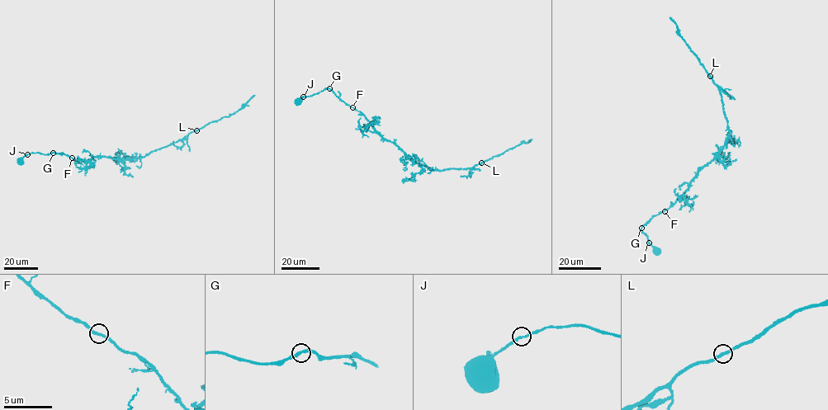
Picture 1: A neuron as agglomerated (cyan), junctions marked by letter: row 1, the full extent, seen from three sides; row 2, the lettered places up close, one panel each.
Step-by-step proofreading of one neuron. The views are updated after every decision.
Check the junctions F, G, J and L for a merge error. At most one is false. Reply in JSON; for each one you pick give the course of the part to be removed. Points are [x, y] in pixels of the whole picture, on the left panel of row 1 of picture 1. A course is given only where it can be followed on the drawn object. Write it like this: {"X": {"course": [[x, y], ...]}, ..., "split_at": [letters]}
{"split_at": []}

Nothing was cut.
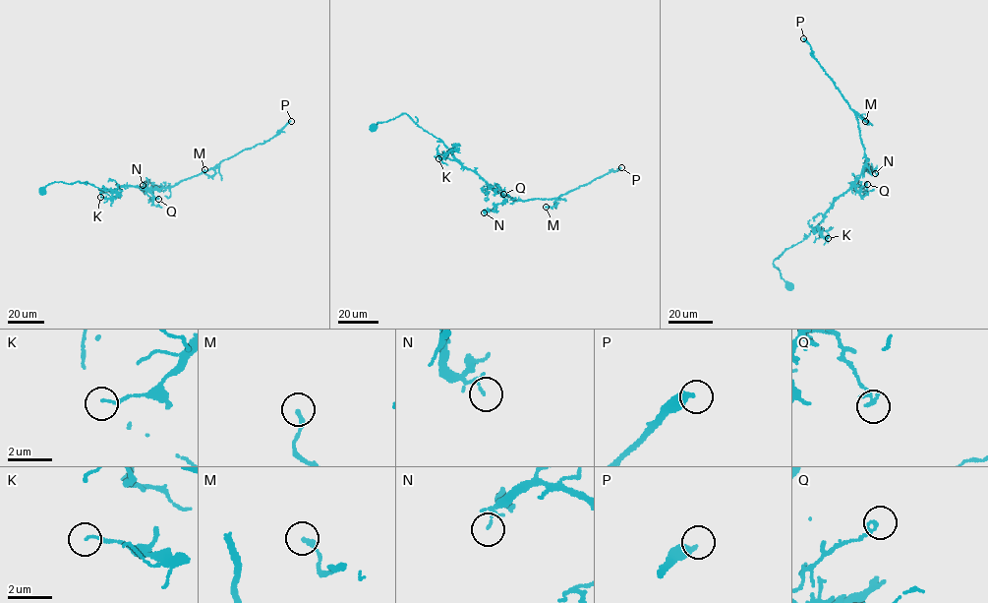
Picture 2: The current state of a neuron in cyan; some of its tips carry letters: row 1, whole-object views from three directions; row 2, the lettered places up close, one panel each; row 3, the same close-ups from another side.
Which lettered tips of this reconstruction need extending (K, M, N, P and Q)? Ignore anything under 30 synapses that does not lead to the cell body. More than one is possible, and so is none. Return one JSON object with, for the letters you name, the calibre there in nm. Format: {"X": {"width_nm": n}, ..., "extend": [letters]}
{"P": {"width_nm": 340}, "extend": ["P"]}

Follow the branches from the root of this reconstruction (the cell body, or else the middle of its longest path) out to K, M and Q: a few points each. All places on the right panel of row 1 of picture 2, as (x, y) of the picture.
K: (789, 286), (782, 277), (774, 260), (802, 240), (816, 226), (821, 236), (828, 238)
M: (789, 286), (774, 260), (813, 230), (836, 199), (861, 173), (867, 160), (854, 111), (865, 121)
Q: (789, 286), (782, 277), (774, 260), (813, 230), (836, 199), (851, 187), (858, 191), (867, 184)

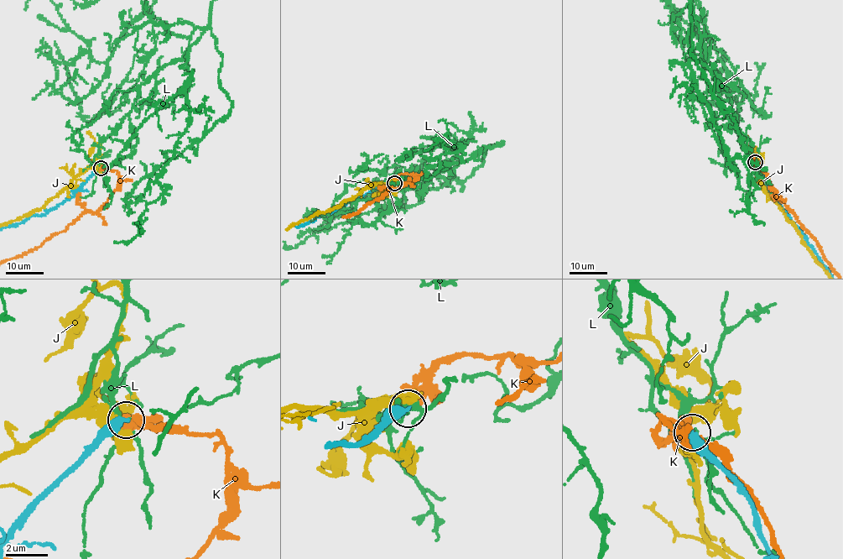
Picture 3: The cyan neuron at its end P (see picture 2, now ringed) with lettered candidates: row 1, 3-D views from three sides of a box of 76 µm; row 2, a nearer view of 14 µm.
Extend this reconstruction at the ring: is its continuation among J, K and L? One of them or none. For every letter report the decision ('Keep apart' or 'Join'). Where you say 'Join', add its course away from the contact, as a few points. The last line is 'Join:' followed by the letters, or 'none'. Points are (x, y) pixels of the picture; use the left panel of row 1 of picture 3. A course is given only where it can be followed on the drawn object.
J: Keep apart
K: Keep apart
L: Keep apart
Join: none

